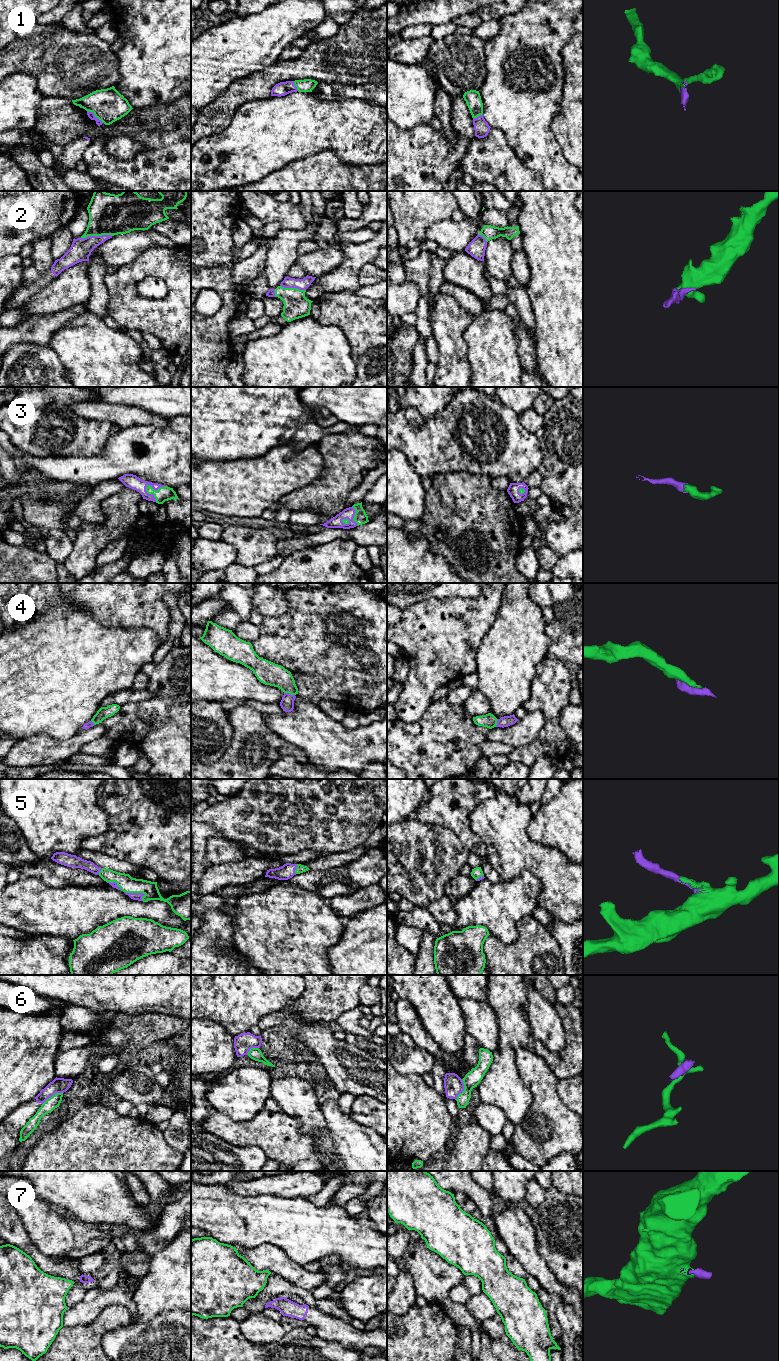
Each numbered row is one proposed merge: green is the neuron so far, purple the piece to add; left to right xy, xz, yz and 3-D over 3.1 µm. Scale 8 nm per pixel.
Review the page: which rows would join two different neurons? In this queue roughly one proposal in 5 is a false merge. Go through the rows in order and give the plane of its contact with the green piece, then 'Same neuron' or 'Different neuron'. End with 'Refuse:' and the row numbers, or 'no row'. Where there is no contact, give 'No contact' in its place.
1: Touches green in xy. Same neuron
2: Touches green in xy. Same neuron
3: Touches green in xy. Same neuron
4: Touches green in xz. Same neuron
5: Touches green in xy. Same neuron
6: Touches green in yz. Different neuron
7: Touches green in xy. Same neuron
Refuse: 6

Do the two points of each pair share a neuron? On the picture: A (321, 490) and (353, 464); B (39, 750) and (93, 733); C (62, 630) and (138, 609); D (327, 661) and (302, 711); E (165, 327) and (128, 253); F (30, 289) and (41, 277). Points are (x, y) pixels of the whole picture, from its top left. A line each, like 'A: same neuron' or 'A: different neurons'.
A: same neuron
B: same neuron
C: different neurons
D: different neurons
E: different neurons
F: same neuron

